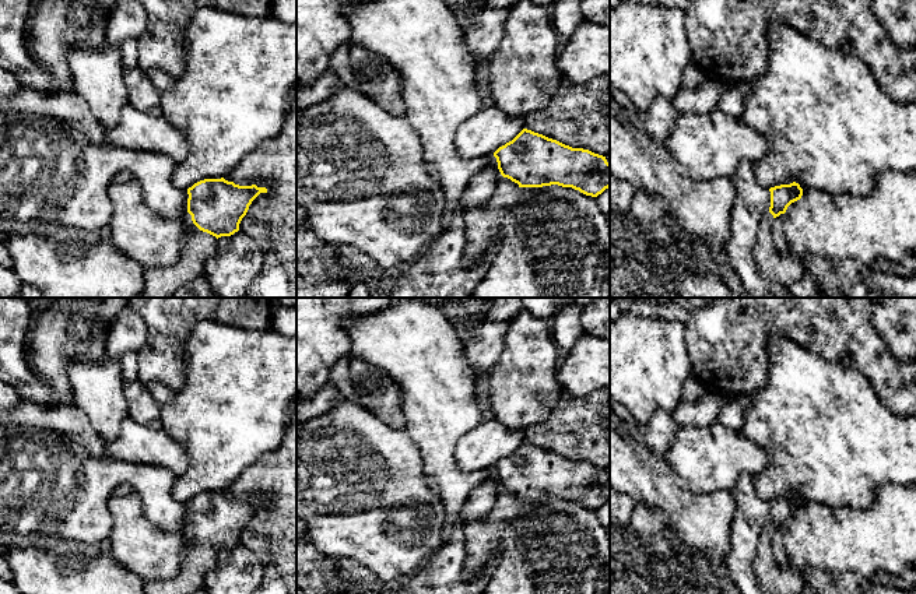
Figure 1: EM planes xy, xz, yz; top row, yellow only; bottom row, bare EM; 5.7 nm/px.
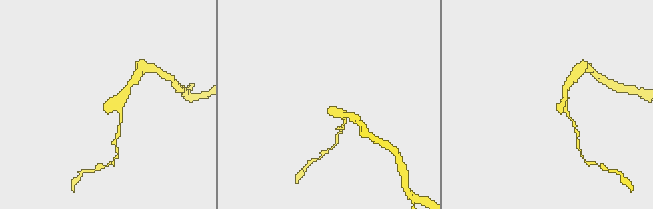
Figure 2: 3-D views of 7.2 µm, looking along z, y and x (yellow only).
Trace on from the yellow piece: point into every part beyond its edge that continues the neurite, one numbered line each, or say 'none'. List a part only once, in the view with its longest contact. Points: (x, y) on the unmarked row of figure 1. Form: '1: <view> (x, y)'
1: xy (197, 559)

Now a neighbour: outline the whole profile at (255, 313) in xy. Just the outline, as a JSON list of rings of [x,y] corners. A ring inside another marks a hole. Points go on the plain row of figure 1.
[[[130,298],[127,306],[145,320],[147,327],[147,341],[138,352],[138,379],[179,390],[186,380],[186,342],[199,321],[214,320],[234,327],[267,330],[271,327],[274,305],[270,298]]]

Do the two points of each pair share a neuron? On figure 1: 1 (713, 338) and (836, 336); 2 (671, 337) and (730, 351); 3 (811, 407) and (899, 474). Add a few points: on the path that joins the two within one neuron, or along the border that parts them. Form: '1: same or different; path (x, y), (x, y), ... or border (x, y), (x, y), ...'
1: same; path (744, 320), (806, 320)
2: different; border (660, 319), (677, 319), (683, 324), (687, 338)
3: same; path (834, 426), (850, 443), (869, 445), (877, 452)

